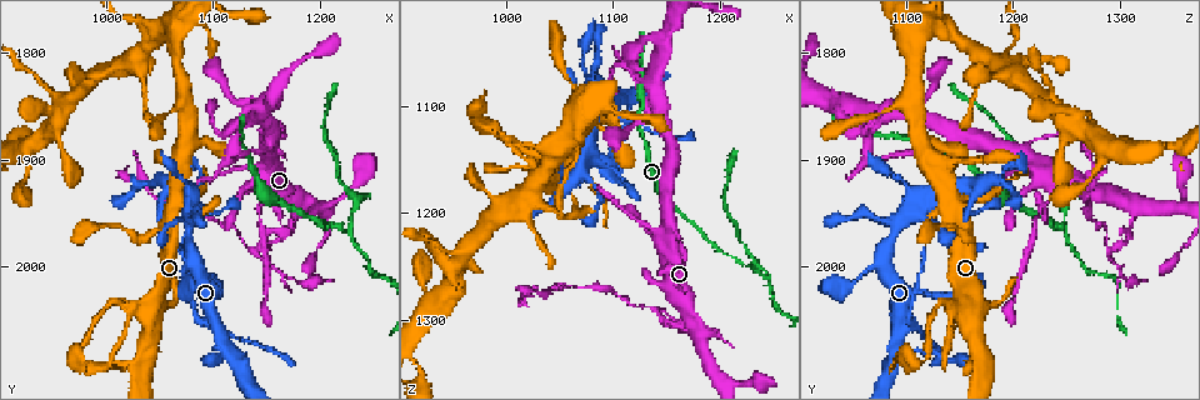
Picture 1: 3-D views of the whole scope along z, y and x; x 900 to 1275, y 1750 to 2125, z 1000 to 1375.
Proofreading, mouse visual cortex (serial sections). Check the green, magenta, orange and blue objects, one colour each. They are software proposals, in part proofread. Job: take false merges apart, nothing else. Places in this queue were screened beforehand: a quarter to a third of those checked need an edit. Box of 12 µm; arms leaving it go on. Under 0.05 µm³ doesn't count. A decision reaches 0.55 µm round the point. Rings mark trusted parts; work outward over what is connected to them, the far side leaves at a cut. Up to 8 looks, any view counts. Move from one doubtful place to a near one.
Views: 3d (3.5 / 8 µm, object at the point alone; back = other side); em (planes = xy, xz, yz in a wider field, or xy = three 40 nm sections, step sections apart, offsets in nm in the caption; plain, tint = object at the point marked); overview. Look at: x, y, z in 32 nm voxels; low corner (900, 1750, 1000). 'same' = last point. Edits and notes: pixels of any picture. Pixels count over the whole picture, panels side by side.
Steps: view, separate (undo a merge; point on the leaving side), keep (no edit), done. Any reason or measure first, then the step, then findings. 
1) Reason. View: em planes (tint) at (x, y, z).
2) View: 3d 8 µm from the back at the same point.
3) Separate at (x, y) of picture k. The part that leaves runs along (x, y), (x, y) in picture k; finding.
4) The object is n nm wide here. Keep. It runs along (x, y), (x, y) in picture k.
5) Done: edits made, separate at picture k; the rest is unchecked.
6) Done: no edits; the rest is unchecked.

A fork. View: 3d 3.5 µm at (1226, 1968, 1252).

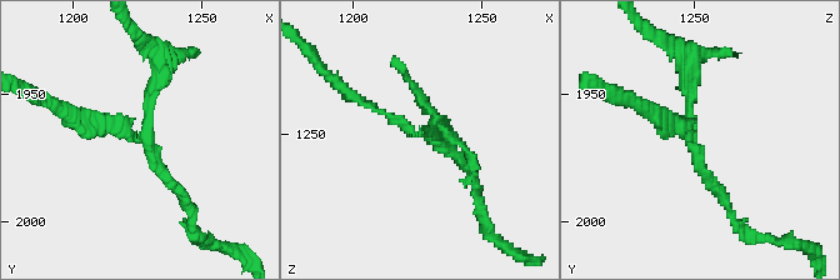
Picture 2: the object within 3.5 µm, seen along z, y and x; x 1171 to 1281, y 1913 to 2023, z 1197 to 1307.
3 arms meet here; the arms are 150, 150, 150 nm wide; shape alone is not enough. View: em xy step 5 (plain) at (1227, 1966, 1250).

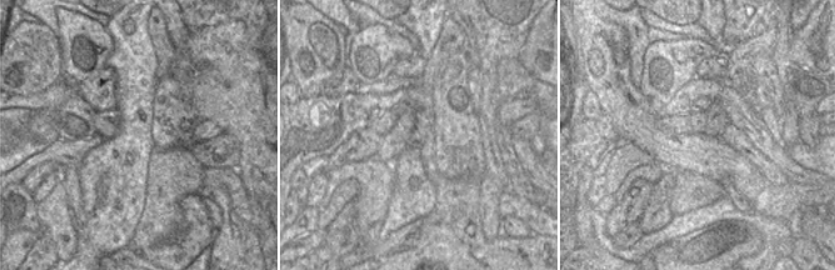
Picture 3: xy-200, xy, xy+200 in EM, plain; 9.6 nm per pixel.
View: em xy step 5 (tint) at the same point.

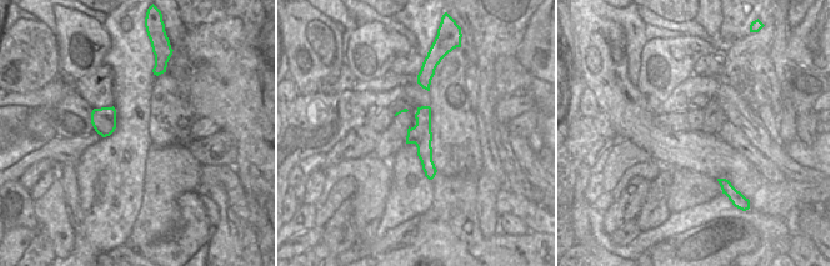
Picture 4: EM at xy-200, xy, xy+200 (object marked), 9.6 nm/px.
Separate at (696, 78) of picture 2. The part that leaves runs along (140, 136), (163, 71), (140, 40) in picture 2; two cells meet here.

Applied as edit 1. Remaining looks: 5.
View: overview.

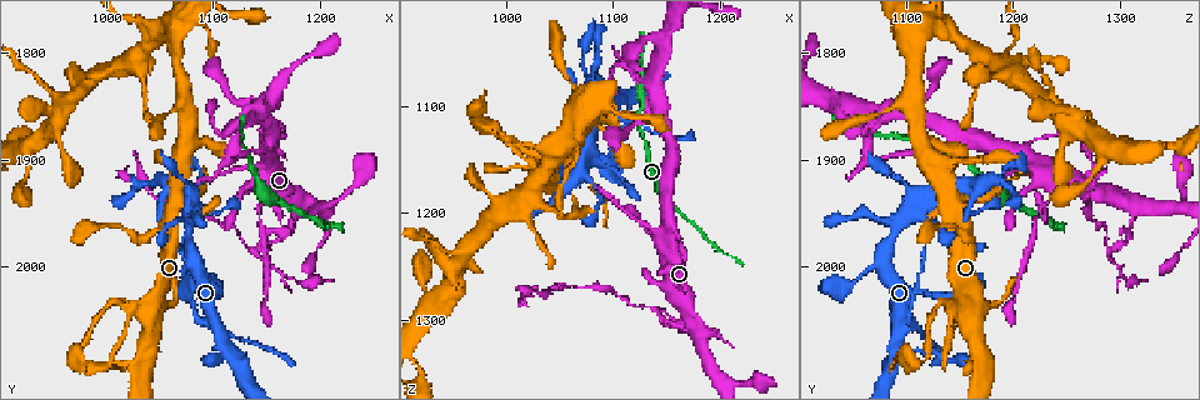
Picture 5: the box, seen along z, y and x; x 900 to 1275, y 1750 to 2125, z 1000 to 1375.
Four or more arms meet. View: 3d 3.5 µm at (1154, 1894, 1210).

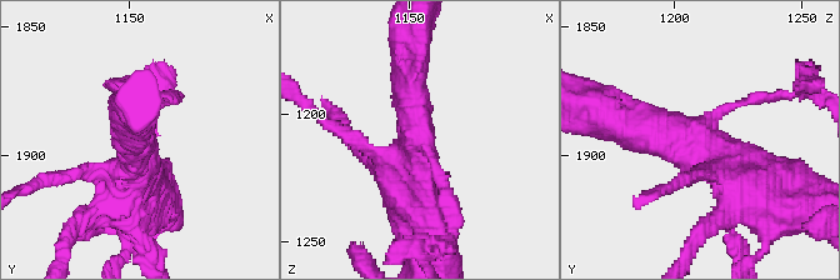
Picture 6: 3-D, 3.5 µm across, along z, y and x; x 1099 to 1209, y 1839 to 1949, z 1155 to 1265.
4 arms meet here; the arms are 150, 200, 450, 600 nm wide; need the tissue. View: em planes (tint) at (1152, 1895, 1209).

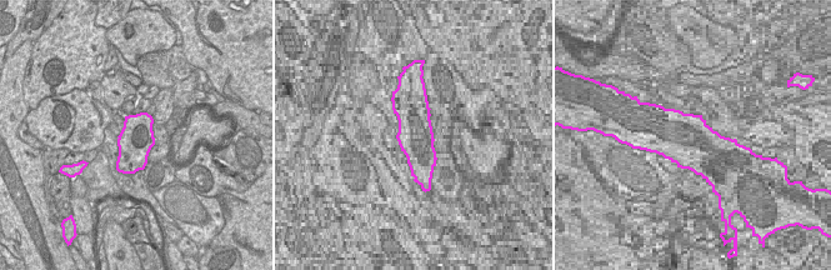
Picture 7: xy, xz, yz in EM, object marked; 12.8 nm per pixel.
View: em xy step 3 (tint) at the same point.

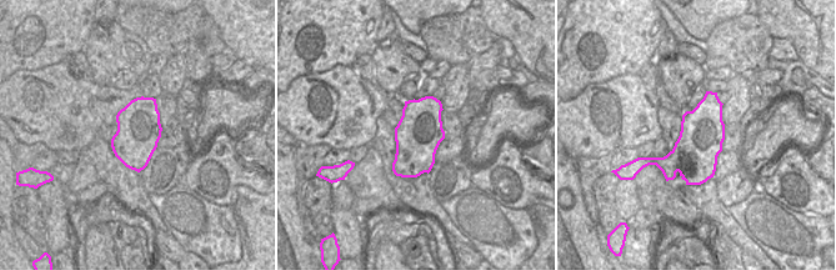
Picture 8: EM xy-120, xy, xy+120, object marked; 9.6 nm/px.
Keep. It runs along (761, 191), (695, 141), (618, 119) in picture 6; one cell here.

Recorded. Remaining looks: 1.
Done: edits made, separate at picture 2; the rest is unchecked.

